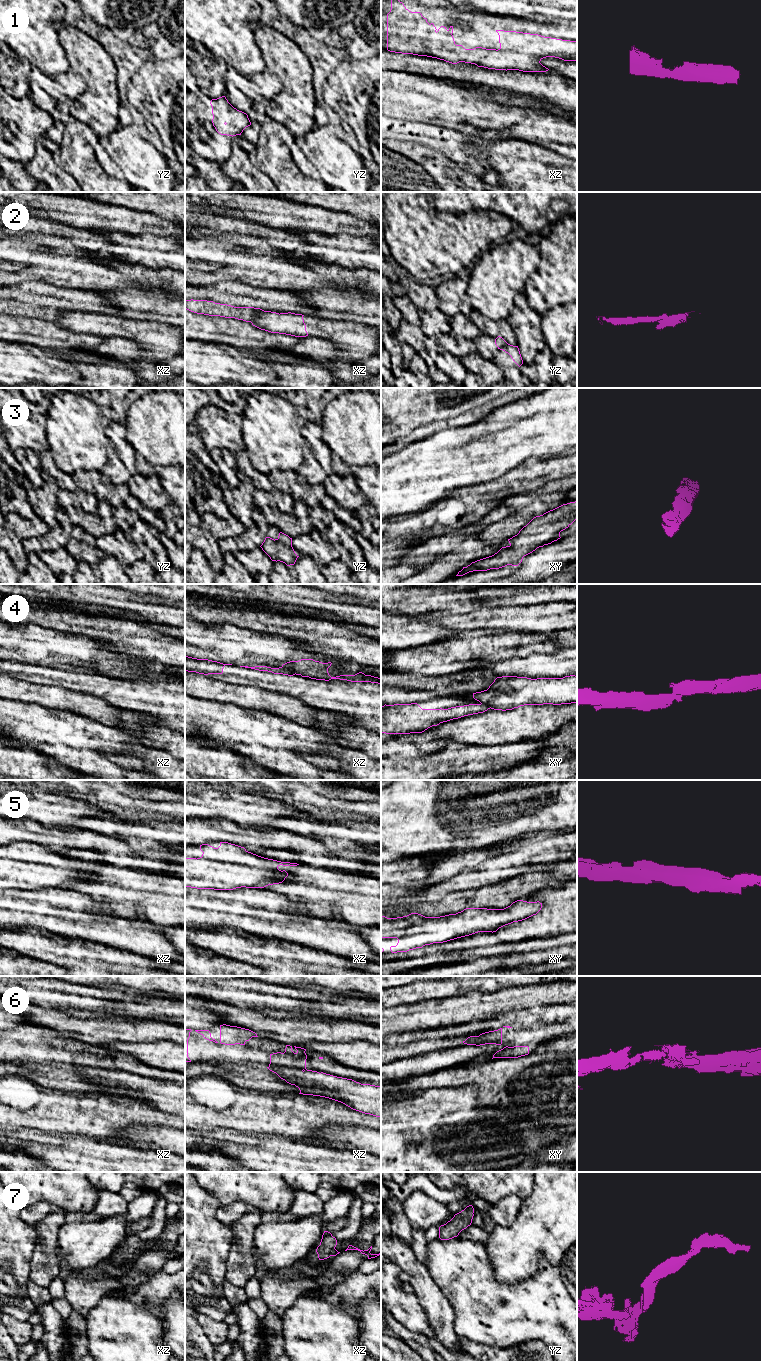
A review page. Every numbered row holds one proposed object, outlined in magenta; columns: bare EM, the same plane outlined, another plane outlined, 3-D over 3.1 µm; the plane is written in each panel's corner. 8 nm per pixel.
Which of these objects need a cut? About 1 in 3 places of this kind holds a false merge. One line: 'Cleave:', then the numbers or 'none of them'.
Cleave: 2, 4, 6

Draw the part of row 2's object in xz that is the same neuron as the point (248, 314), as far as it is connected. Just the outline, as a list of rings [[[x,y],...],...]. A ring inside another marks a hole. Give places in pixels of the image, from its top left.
[[[185,300],[185,309],[209,316],[235,318],[246,322],[252,322],[262,311],[254,307],[234,307],[227,304],[215,303],[207,300]]]

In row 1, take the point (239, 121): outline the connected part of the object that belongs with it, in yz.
[[[225,96],[212,99],[212,123],[221,135],[241,135],[243,130],[251,125],[248,115],[234,108]]]

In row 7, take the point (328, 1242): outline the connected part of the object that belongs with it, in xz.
[[[324,1231],[320,1245],[317,1247],[316,1252],[318,1254],[319,1260],[324,1260],[330,1256],[336,1256],[338,1252],[335,1247],[337,1245],[337,1240],[328,1231]]]

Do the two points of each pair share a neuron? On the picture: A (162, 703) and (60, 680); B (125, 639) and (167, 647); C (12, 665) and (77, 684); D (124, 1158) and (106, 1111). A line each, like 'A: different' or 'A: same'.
A: same
B: same
C: same
D: different

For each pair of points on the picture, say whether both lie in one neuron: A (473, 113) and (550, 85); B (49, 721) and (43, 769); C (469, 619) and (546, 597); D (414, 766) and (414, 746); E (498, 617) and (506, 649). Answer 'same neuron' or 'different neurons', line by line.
A: different neurons
B: different neurons
C: different neurons
D: different neurons
E: different neurons

